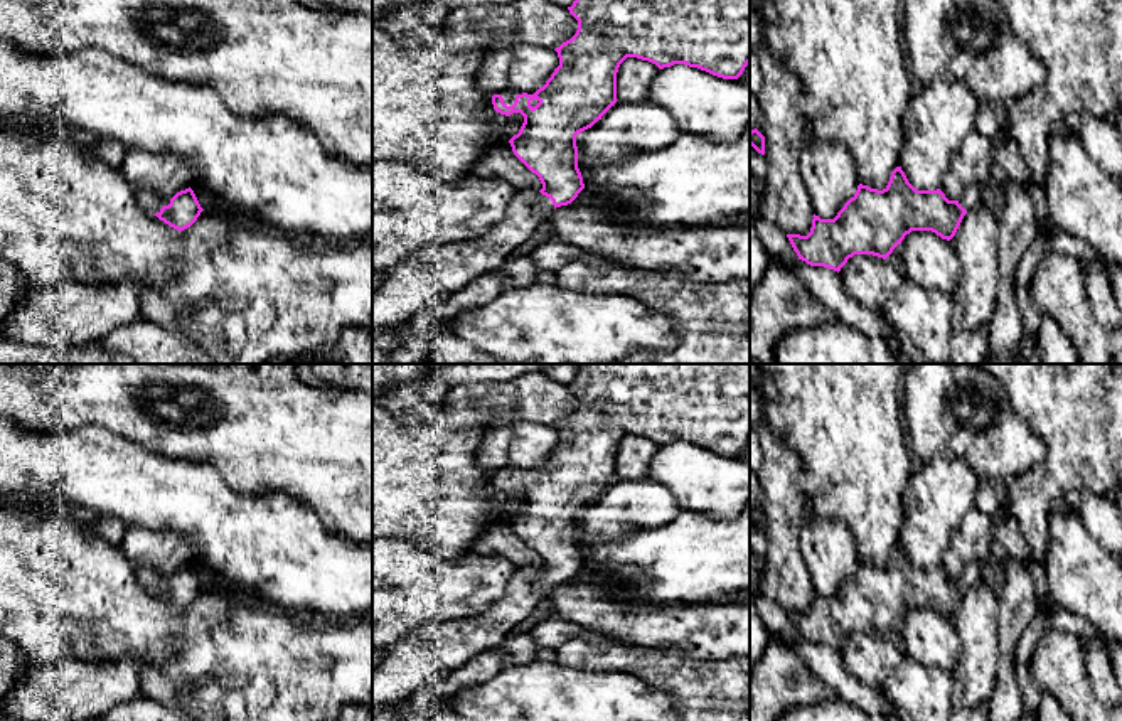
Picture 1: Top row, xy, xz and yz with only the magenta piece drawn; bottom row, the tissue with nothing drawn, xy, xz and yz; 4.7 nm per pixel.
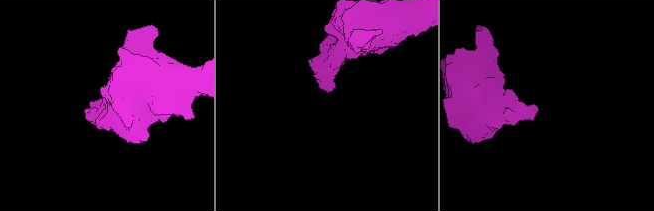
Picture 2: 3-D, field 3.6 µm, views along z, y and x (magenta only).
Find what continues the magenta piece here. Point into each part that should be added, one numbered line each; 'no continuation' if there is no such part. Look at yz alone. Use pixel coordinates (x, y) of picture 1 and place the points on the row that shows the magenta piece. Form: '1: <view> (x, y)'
1: yz (974, 196)

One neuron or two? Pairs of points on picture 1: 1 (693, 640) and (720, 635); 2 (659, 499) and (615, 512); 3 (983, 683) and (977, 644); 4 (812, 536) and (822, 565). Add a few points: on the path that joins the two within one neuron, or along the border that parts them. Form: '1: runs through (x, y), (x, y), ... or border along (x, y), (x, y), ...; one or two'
1: runs through (699, 635), (713, 635); one
2: runs through (649, 504), (635, 504), (625, 511); one
3: runs through (977, 672), (977, 654); one
4: runs through (819, 543), (822, 546), (822, 558); one

